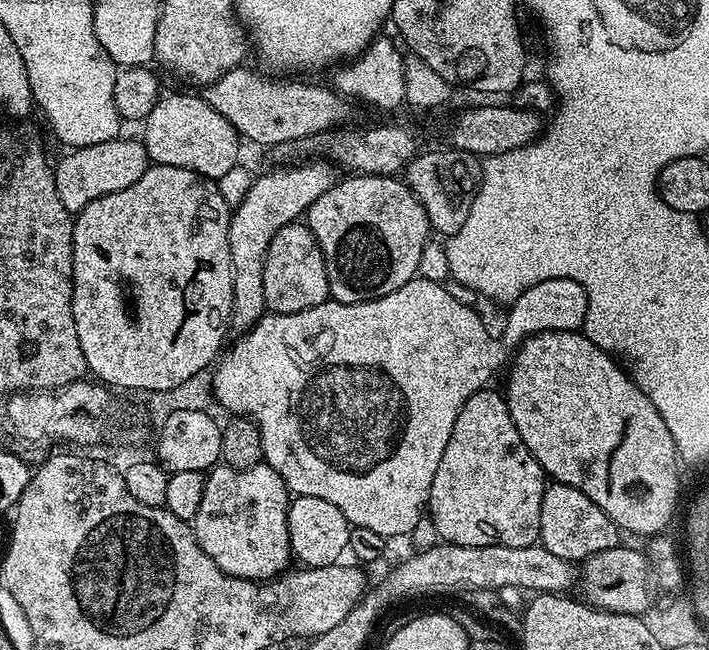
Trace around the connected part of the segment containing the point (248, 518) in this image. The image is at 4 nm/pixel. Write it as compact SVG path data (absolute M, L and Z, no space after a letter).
M258 463L249 468L229 468L217 466L204 477L202 502L198 514L192 519L192 531L198 538L198 546L214 558L214 562L227 576L237 576L243 580L267 582L287 571L293 563L290 534L288 533L288 506L290 493L286 482L269 464Z

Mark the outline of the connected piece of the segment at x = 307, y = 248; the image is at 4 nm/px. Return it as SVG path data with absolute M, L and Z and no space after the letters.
M307 223L287 224L274 234L274 242L270 242L270 250L266 250L262 286L266 290L268 308L282 314L310 310L310 306L318 306L329 299L326 262Z

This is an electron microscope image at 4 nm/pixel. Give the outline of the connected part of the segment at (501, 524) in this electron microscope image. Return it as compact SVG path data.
M491 387L469 391L466 396L466 406L458 413L454 422L454 431L450 433L450 442L446 442L446 450L442 454L442 462L438 462L438 471L434 474L434 482L430 486L426 516L433 520L437 537L445 544L458 544L460 546L530 546L537 543L540 538L540 519L542 518L542 498L546 487L546 477L540 464L526 450L522 438L518 434L518 426L514 426L514 418L510 418L507 399Z

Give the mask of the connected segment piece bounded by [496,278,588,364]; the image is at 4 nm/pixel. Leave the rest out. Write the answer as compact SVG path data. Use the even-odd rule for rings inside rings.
M556 278L538 282L524 290L512 305L507 309L502 334L496 339L496 348L500 348L500 360L506 364L515 351L520 347L521 341L528 336L542 332L573 332L581 329L586 316L588 299L586 292L578 282L573 279Z

